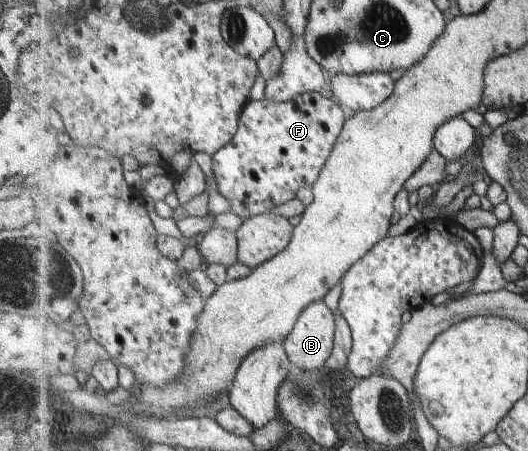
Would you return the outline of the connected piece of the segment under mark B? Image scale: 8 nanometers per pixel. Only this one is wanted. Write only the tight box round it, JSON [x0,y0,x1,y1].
[283,301,337,371]

